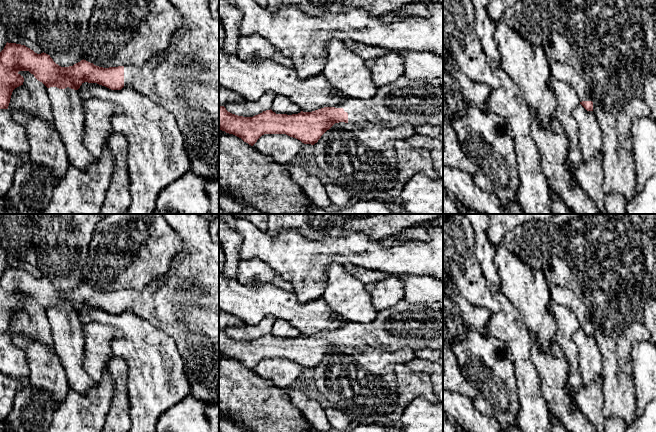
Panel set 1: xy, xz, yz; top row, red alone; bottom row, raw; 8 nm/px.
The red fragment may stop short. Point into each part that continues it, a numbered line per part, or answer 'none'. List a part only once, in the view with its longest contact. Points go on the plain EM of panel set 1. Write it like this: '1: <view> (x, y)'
1: xz (417, 326)

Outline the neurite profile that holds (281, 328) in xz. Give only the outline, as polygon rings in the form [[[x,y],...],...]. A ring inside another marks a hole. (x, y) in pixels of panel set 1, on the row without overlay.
[[[276,319],[273,324],[271,334],[276,338],[298,338],[301,336],[301,333],[291,326],[286,320]]]

